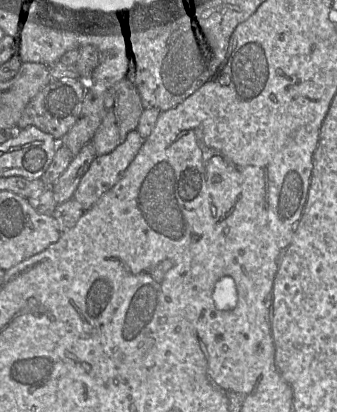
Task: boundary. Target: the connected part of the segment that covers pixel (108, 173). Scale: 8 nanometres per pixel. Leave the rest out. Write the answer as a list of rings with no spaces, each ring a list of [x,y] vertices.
[[[135,129],[129,132],[125,140],[112,152],[94,158],[73,196],[81,204],[84,212],[122,178],[143,142],[144,139]]]

